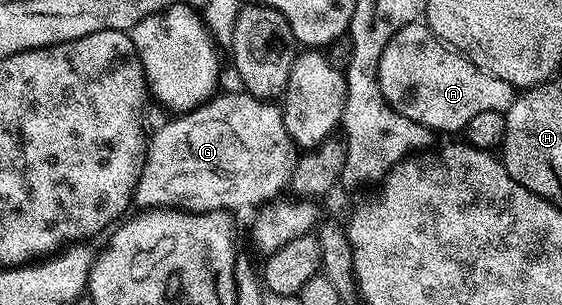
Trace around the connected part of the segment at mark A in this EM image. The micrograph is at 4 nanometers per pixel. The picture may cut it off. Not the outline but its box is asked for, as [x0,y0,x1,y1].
[376,21,514,133]

